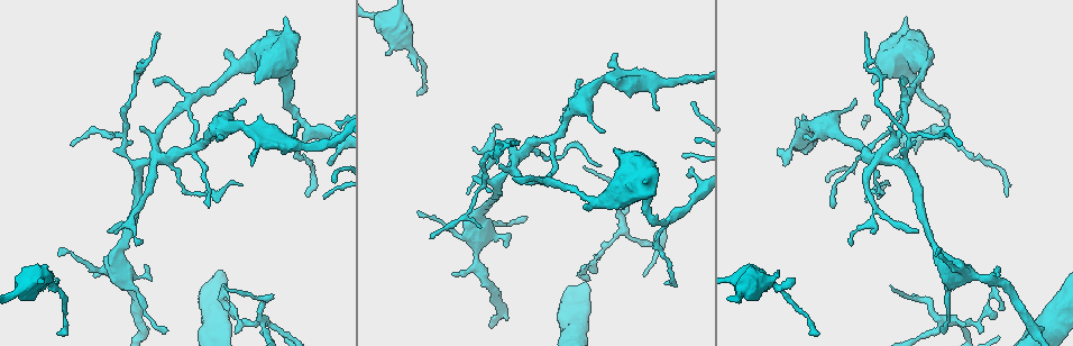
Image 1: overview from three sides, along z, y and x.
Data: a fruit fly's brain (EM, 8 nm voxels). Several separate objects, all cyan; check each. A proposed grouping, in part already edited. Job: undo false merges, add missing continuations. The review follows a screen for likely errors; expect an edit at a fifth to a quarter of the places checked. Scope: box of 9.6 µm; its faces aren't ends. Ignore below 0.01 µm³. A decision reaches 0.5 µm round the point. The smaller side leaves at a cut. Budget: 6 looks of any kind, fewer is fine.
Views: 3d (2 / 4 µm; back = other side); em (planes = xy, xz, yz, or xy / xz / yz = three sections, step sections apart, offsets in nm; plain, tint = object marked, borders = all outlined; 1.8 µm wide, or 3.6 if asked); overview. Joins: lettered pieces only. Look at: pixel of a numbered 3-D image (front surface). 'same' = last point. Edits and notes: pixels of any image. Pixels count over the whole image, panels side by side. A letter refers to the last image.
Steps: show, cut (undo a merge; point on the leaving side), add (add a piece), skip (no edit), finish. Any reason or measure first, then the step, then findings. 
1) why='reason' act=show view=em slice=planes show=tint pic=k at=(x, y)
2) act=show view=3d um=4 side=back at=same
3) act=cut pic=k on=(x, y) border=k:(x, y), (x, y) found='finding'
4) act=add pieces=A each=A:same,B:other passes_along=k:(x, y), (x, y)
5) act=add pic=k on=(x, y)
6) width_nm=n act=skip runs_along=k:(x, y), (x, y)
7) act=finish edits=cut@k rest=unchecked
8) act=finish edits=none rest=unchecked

why='branch point' act=show view=3d um=2 pic=1 at=(886, 157)

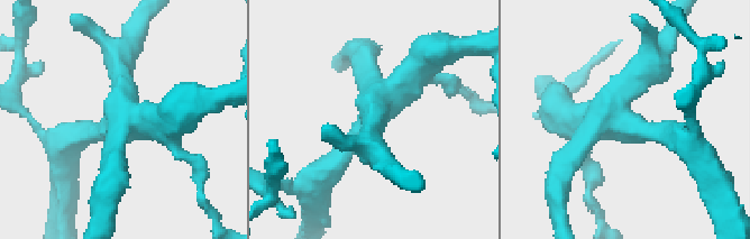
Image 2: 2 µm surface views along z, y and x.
act=show view=em um=3.6 slice=xz step=8 show=tint pic=2 at=(120, 116)

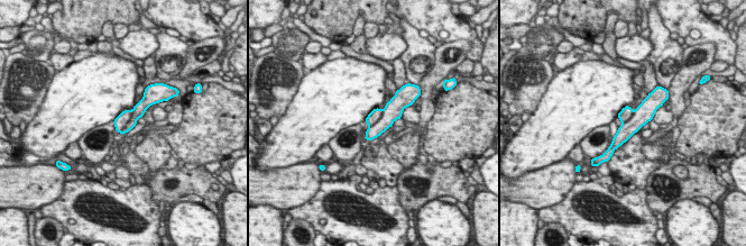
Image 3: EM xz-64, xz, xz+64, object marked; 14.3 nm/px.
act=show view=em um=3.6 slice=planes show=borders at=same

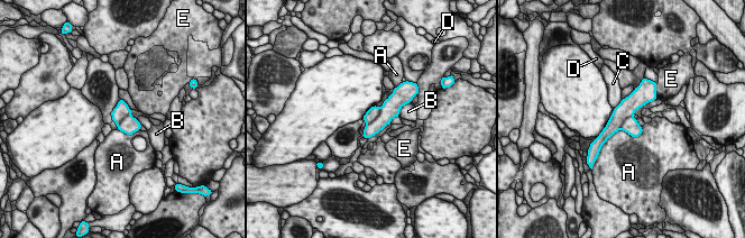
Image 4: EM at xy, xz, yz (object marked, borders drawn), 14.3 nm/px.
width_nm=280 act=cut pic=4 on=(374, 111) each=A:other,B:other,C:other,D:other,E:other part_leaving=4:(643, 97), (617, 118), (599, 143) found='a second cell is stuck on'

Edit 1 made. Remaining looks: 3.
act=show view=overview

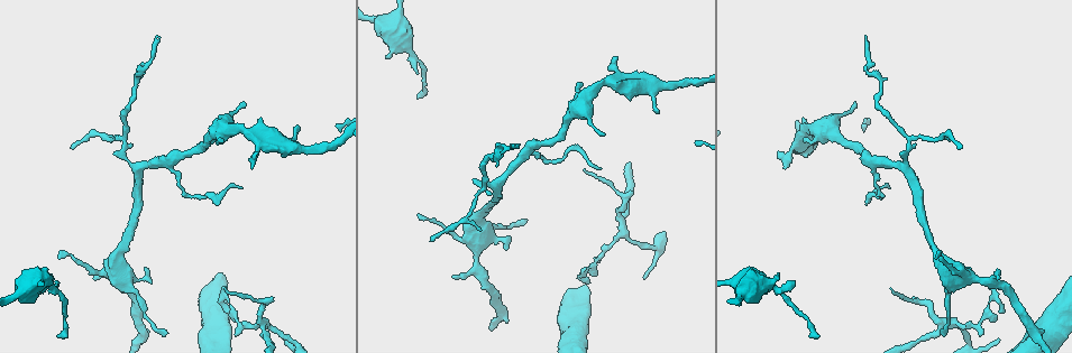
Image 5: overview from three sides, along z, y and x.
why='free end' act=show view=em slice=planes show=borders pic=5 at=(243, 188)

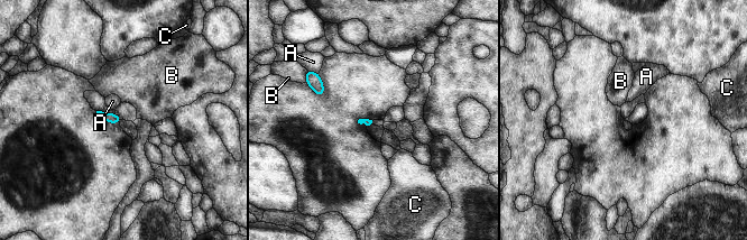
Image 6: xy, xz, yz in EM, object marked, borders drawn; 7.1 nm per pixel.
act=skip each=A:other,B:other,C:other border=6:(114, 113), (121, 119) found='none of them fits'

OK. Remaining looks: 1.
why='four or more arms meet' act=show view=em slice=planes show=borders pic=5 at=(263, 321)

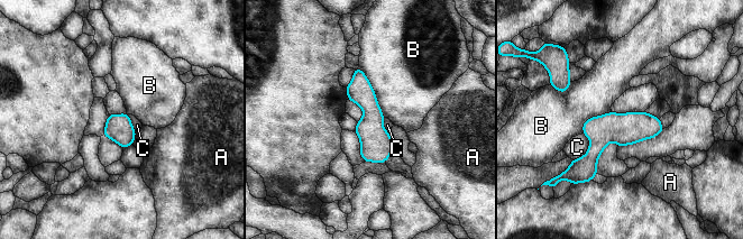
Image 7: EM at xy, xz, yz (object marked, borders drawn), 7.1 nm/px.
width_nm=190 longest_contact=B:400nm act=skip each=A:other,B:other,C:other found='one cell here'

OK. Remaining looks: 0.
act=finish edits=cut@4 rest=unchecked

